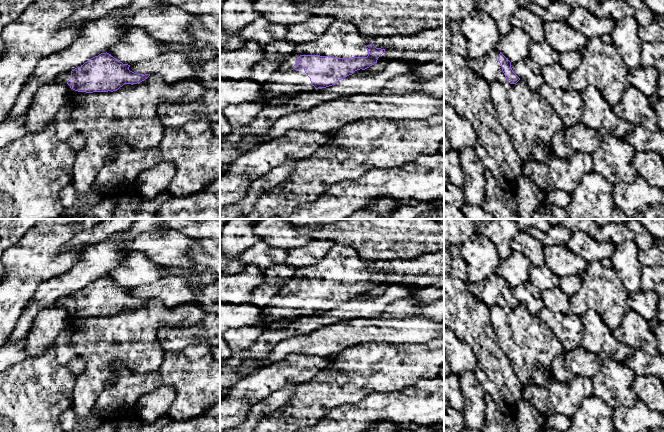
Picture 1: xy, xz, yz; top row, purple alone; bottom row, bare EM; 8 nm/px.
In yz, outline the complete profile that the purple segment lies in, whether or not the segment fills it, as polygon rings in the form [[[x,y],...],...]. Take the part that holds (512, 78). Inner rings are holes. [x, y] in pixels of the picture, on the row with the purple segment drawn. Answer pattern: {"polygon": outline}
{"polygon": [[[497,49],[479,58],[466,59],[469,68],[489,84],[493,81],[516,84],[520,80],[513,72],[511,62]]]}

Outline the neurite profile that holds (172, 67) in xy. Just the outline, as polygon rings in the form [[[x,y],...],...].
[[[172,51],[132,64],[129,70],[137,74],[158,75],[165,84],[171,84],[194,78],[197,67],[183,53]]]

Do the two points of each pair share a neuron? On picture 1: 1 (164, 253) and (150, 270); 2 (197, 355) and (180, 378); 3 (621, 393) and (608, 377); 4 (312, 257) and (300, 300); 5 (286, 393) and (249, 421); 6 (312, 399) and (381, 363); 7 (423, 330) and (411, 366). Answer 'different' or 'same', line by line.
1: different
2: same
3: same
4: different
5: same
6: same
7: different

